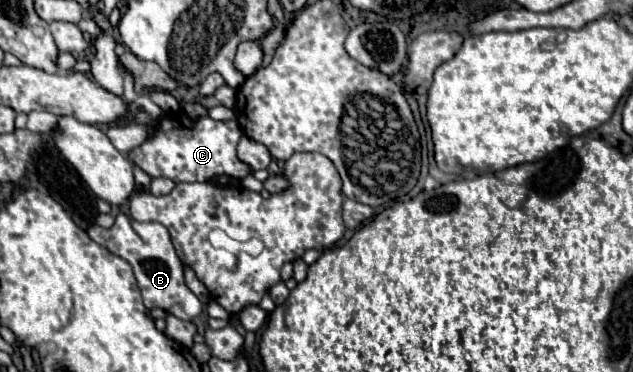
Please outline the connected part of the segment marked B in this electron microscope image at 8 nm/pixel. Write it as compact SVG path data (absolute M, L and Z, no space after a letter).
M120 212L112 228L102 228L98 224L92 224L88 226L86 232L96 244L108 248L112 254L130 262L146 308L164 308L168 314L174 314L180 320L192 320L202 314L204 310L202 302L184 284L182 262L172 246L166 226L162 226L160 222L138 222Z

